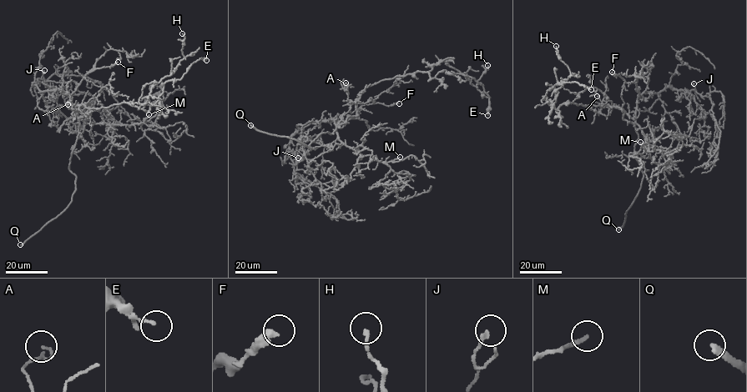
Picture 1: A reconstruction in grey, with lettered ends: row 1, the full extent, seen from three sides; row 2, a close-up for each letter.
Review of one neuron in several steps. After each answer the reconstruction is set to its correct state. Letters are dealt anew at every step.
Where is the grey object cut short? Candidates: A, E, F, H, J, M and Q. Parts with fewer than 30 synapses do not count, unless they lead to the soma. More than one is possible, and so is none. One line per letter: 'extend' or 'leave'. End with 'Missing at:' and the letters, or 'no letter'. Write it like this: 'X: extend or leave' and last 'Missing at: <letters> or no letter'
A: leave
E: leave
F: leave
H: leave
J: leave
M: extend
Q: extend
Missing at: M, Q

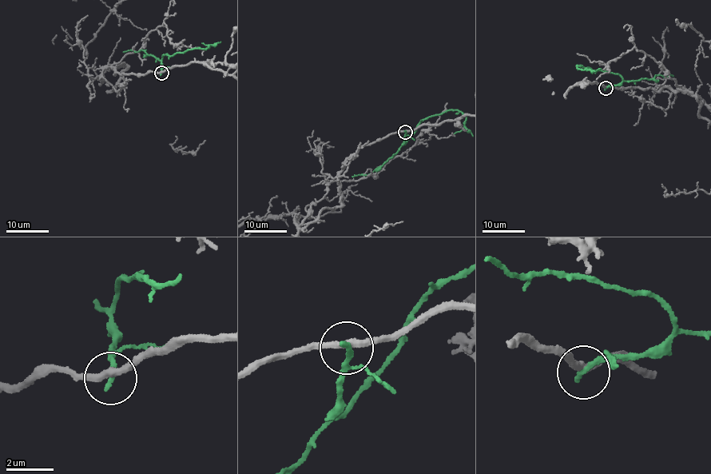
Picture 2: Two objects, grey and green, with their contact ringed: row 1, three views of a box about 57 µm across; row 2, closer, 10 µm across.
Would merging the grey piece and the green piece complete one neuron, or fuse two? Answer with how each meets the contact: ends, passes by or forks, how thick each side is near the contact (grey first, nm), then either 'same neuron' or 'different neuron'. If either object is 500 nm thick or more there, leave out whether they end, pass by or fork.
grey passes by | green ends | 300/240 nm | different neuron

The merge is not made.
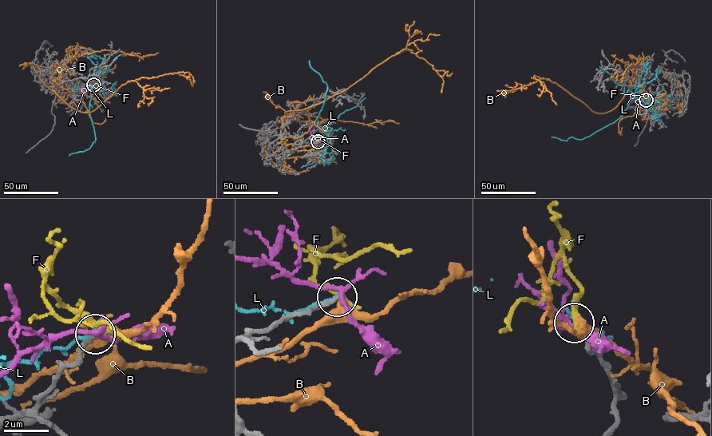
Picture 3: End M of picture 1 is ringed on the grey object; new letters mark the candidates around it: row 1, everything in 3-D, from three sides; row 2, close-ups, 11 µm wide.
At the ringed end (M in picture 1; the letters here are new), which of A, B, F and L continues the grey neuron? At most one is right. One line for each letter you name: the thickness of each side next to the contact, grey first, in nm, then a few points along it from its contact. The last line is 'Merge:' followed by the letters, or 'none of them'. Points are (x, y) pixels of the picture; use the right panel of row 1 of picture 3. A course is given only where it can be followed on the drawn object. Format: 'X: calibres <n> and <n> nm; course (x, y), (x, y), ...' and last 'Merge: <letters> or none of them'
Merge: none of them

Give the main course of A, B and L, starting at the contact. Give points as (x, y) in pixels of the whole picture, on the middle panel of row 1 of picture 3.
A: (318, 141), (311, 138), (310, 130), (314, 123)
B: (318, 141), (303, 146), (285, 143), (280, 132), (286, 112), (275, 108), (278, 105), (268, 97)
L: (317, 141), (309, 138), (322, 127), (315, 121), (326, 98), (327, 85), (310, 67), (309, 61)

